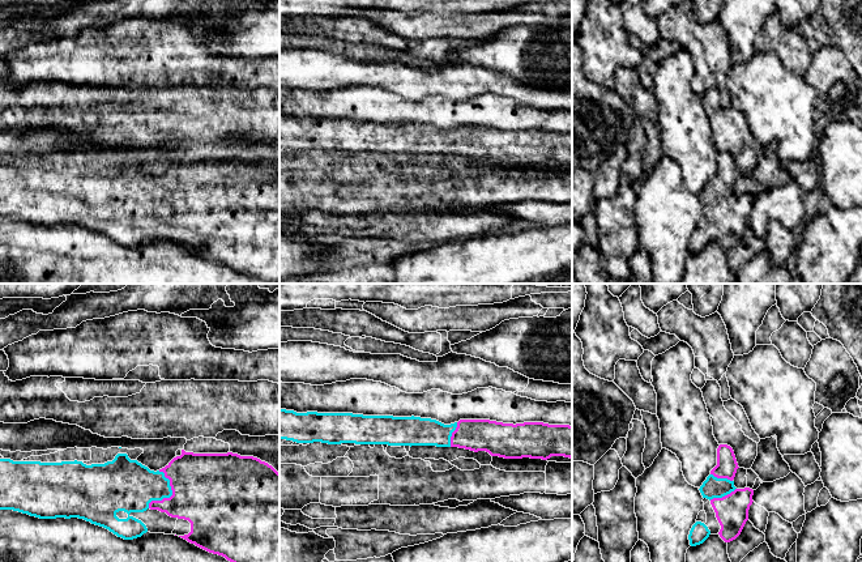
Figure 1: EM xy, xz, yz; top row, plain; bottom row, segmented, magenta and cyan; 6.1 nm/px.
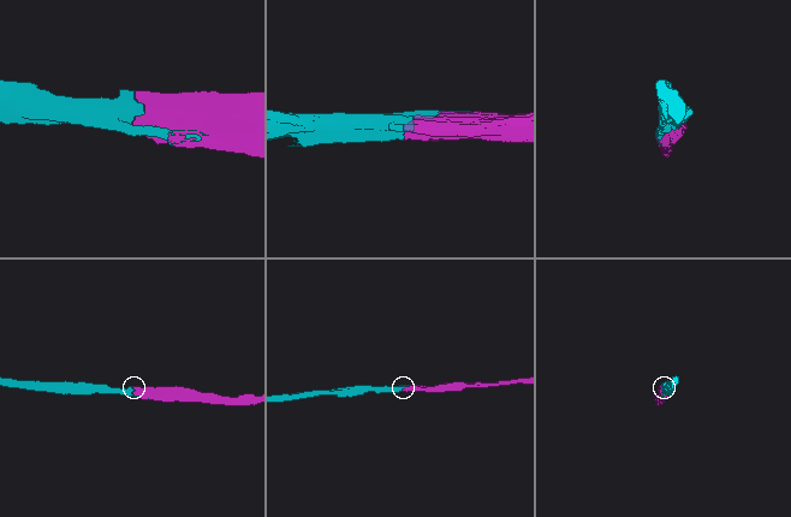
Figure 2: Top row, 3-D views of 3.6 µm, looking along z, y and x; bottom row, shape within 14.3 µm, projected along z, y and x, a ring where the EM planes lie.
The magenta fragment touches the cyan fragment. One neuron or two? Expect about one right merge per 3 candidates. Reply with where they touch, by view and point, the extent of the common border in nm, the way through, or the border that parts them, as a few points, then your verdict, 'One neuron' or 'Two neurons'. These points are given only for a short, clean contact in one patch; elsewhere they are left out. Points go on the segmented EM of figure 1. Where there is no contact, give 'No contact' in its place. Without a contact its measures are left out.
Touches magenta at xy (171, 495). Shared border 240 nm. One neuron

